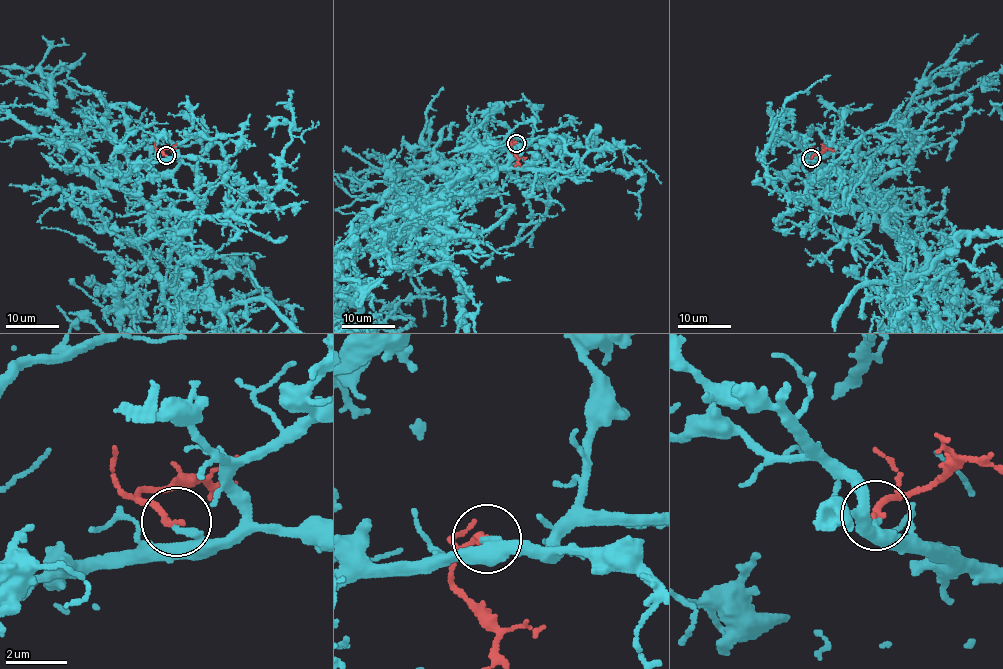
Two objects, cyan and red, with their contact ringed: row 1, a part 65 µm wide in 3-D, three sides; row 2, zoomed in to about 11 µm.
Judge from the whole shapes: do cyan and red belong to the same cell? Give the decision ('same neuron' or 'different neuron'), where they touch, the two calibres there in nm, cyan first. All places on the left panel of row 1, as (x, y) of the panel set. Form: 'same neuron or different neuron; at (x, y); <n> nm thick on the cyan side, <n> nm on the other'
same neuron; at (166, 155); 240 nm thick on the cyan side, 200 nm on the other

